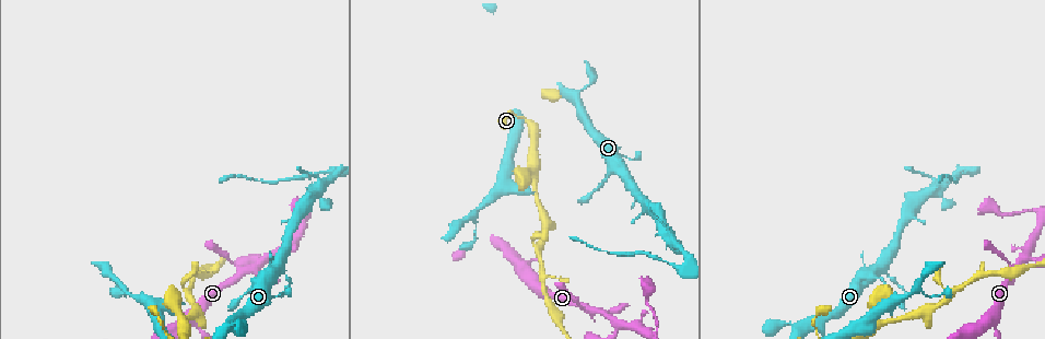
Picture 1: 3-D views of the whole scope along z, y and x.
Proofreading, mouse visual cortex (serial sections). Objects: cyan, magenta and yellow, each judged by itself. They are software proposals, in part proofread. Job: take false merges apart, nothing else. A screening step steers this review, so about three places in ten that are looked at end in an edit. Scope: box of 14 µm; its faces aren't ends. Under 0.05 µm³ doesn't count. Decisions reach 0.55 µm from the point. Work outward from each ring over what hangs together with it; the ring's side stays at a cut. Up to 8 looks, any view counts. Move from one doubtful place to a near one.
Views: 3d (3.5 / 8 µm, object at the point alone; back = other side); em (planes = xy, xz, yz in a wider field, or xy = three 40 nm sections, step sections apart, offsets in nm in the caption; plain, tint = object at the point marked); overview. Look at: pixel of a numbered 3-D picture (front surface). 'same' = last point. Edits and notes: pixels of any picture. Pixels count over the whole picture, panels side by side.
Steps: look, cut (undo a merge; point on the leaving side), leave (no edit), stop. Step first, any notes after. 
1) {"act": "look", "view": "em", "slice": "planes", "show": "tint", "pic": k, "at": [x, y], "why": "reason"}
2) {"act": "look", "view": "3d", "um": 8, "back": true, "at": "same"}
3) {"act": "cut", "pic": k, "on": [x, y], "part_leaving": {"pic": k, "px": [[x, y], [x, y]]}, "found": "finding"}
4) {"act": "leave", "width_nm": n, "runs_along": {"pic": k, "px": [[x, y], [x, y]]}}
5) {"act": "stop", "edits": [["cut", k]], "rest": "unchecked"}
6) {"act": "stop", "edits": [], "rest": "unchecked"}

{"act": "look", "view": "3d", "um": 3.5, "pic": 1, "at": [539, 248], "why": "sharp bend"}

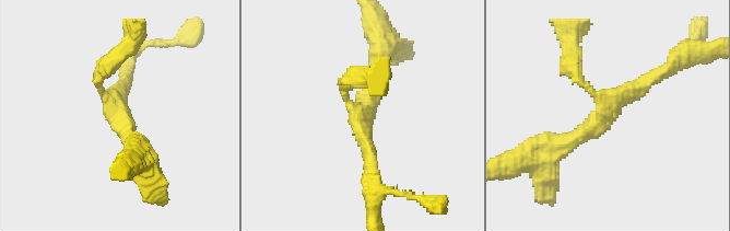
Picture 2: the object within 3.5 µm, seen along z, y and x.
{"act": "look", "view": "em", "slice": "xy", "step": 5, "show": "tint", "pic": 2, "at": [118, 112], "arms": 3, "arm_widths_nm": [150, 200, 250], "why": "shape alone is not enough"}

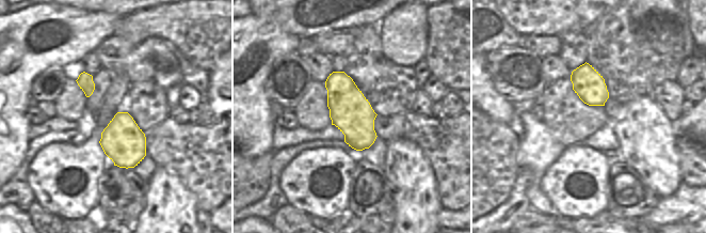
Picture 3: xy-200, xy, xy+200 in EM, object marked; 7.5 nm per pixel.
{"act": "look", "view": "em", "slice": "xy", "step": 3, "show": "tint", "at": "same"}

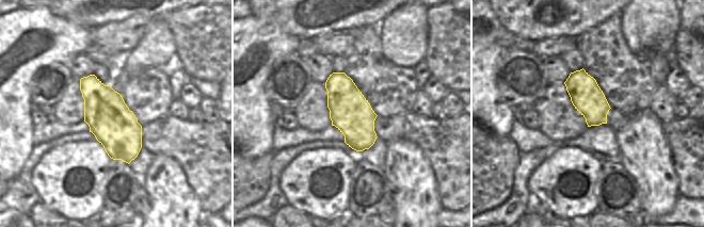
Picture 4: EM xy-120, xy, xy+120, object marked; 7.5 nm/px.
{"act": "leave", "runs_along": {"pic": 2, "px": [[553, 146], [580, 138], [664, 71]]}, "found": "one cell here"}

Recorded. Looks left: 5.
{"act": "look", "view": "3d", "um": 3.5, "pic": 1, "at": [872, 281], "why": "a fork"}

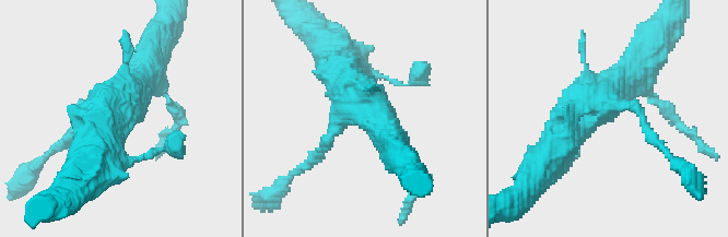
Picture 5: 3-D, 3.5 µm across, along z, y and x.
{"act": "look", "view": "em", "slice": "xy", "step": 3, "show": "tint", "pic": 5, "at": [611, 107]}

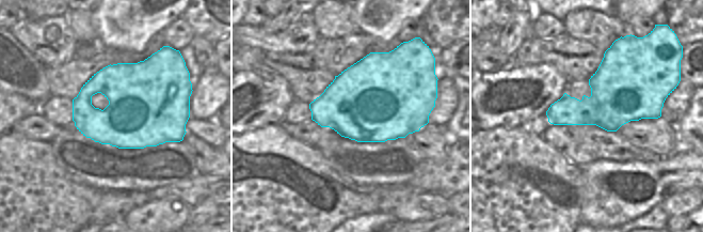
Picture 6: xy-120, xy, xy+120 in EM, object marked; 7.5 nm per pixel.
{"act": "leave", "runs_along": {"pic": 5, "px": [[554, 149], [649, 51]]}, "found": "continuous, no second cell"}

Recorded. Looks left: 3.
{"act": "look", "view": "3d", "um": 8, "pic": 1, "at": [802, 326], "why": "thin arm on a thick one"}

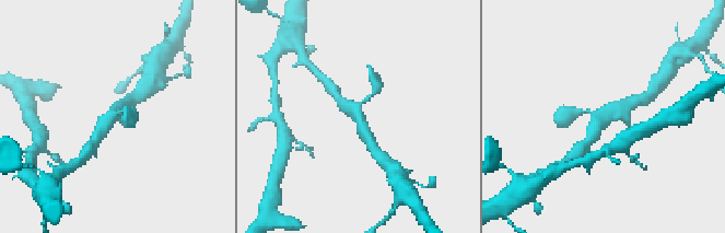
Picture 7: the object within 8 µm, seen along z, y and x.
{"act": "look", "view": "em", "slice": "xy", "step": 3, "show": "tint", "pic": 7, "at": [602, 113], "arms": 3, "arm_widths_nm": [150, 450, 500]}

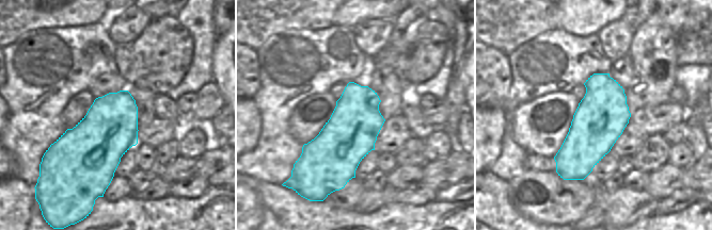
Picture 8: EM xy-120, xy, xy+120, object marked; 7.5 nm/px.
{"act": "leave", "found": "continuous, no second cell"}

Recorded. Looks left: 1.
{"act": "stop", "edits": [], "rest": "unchecked"}

